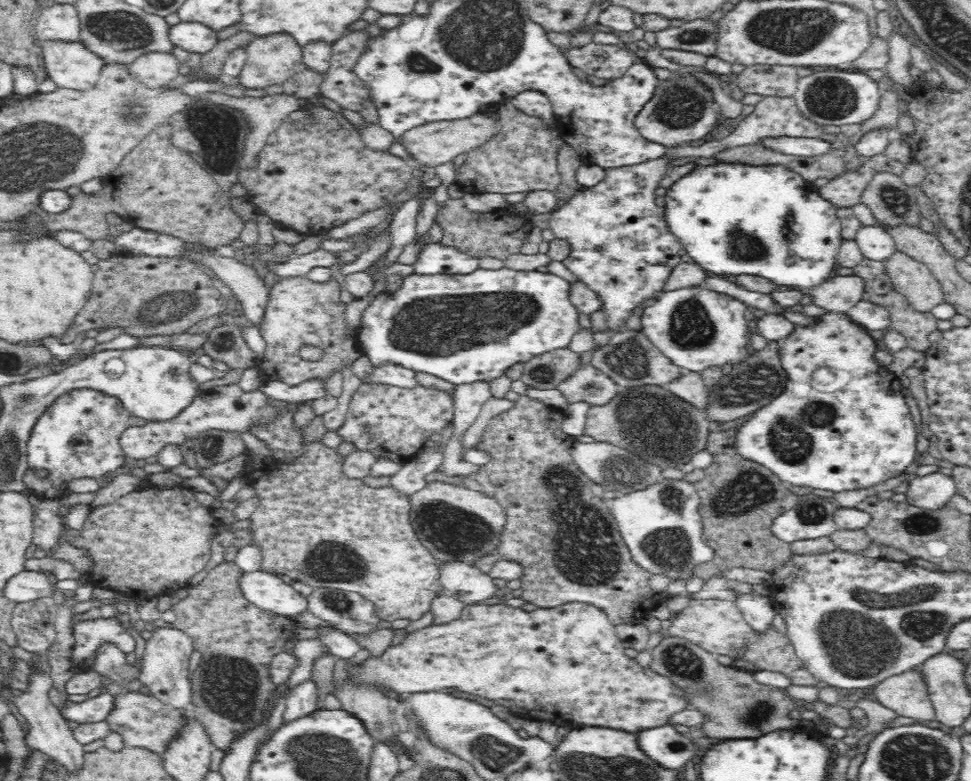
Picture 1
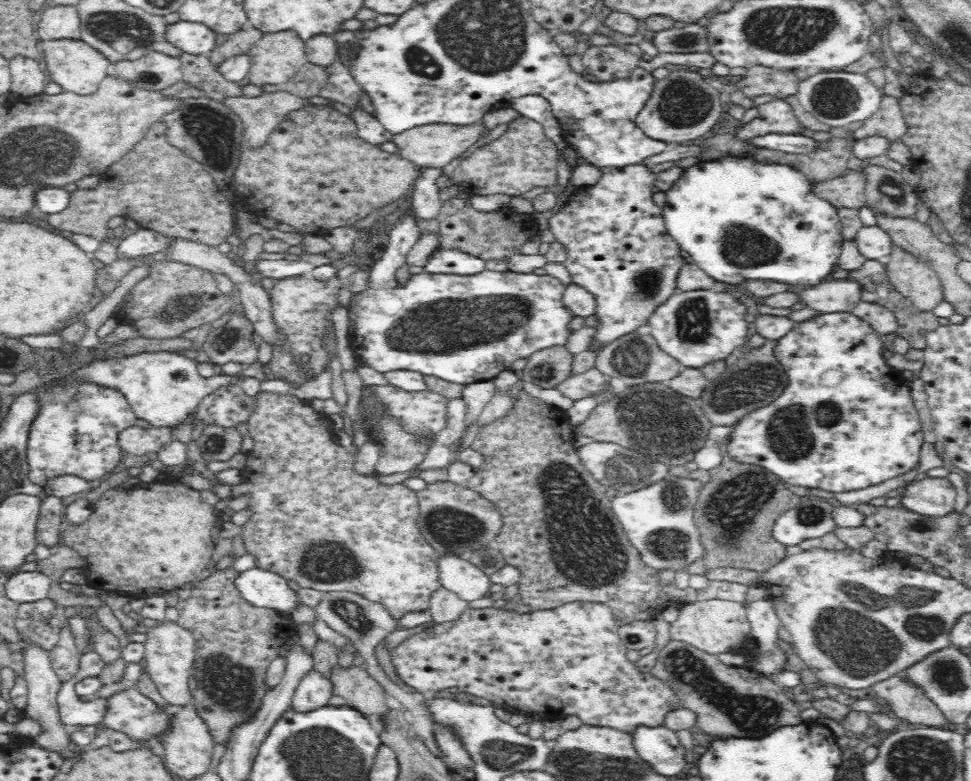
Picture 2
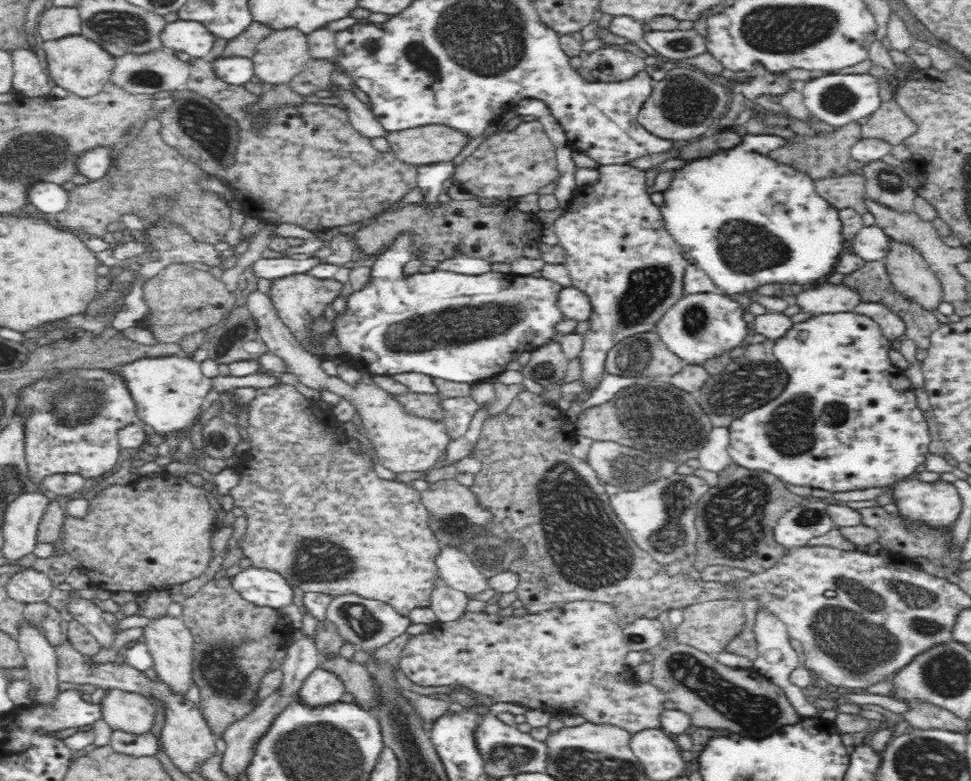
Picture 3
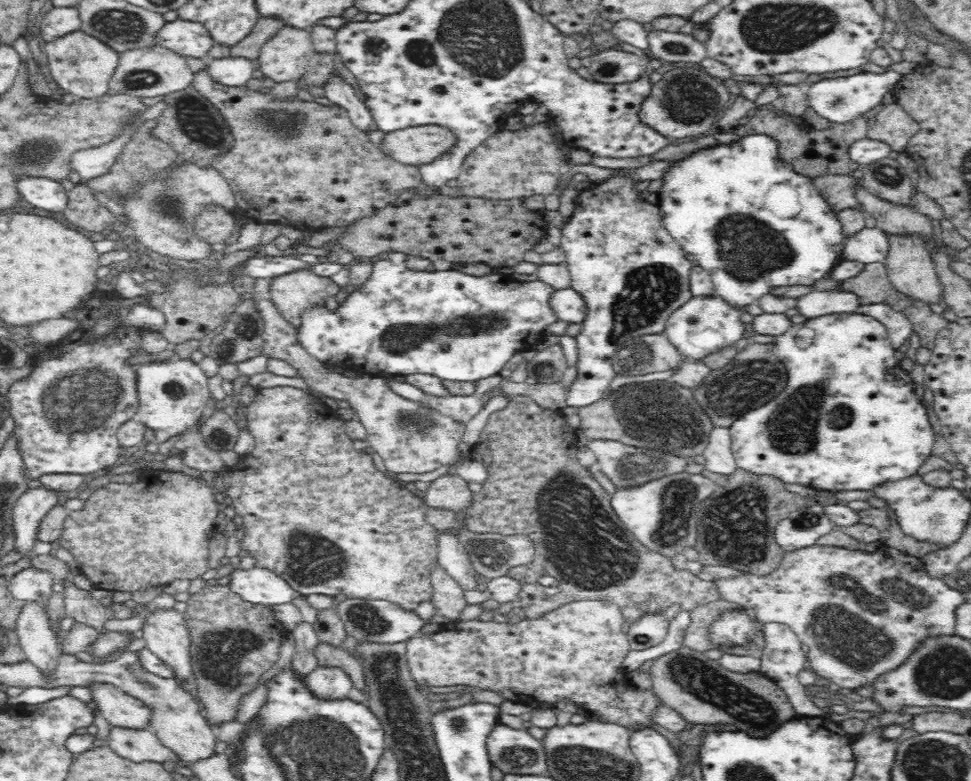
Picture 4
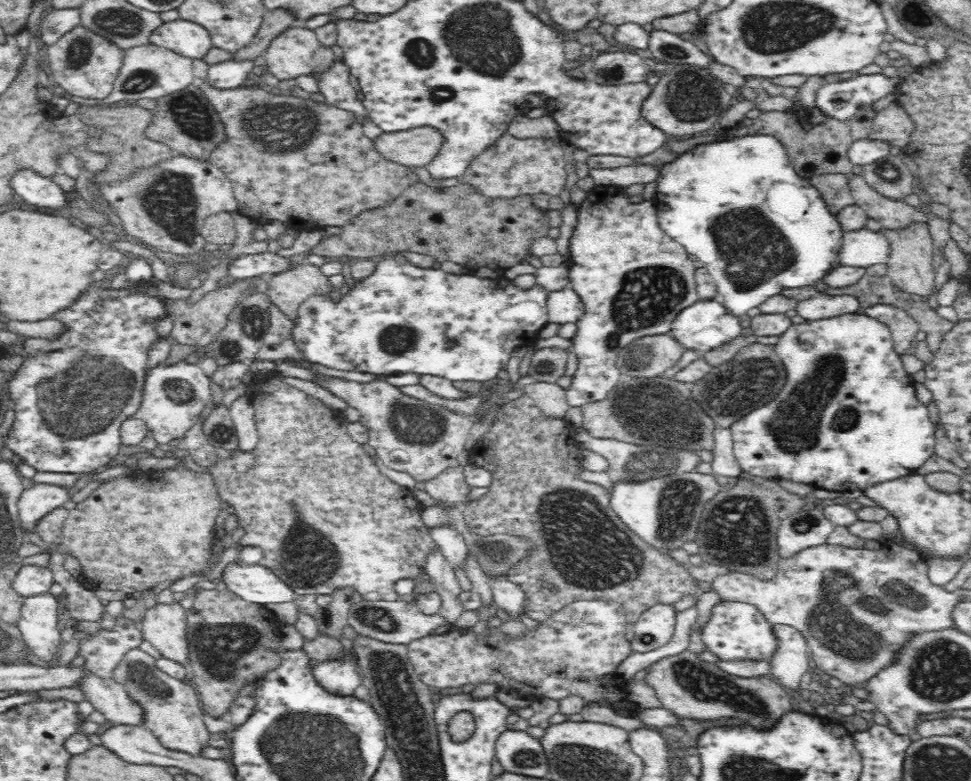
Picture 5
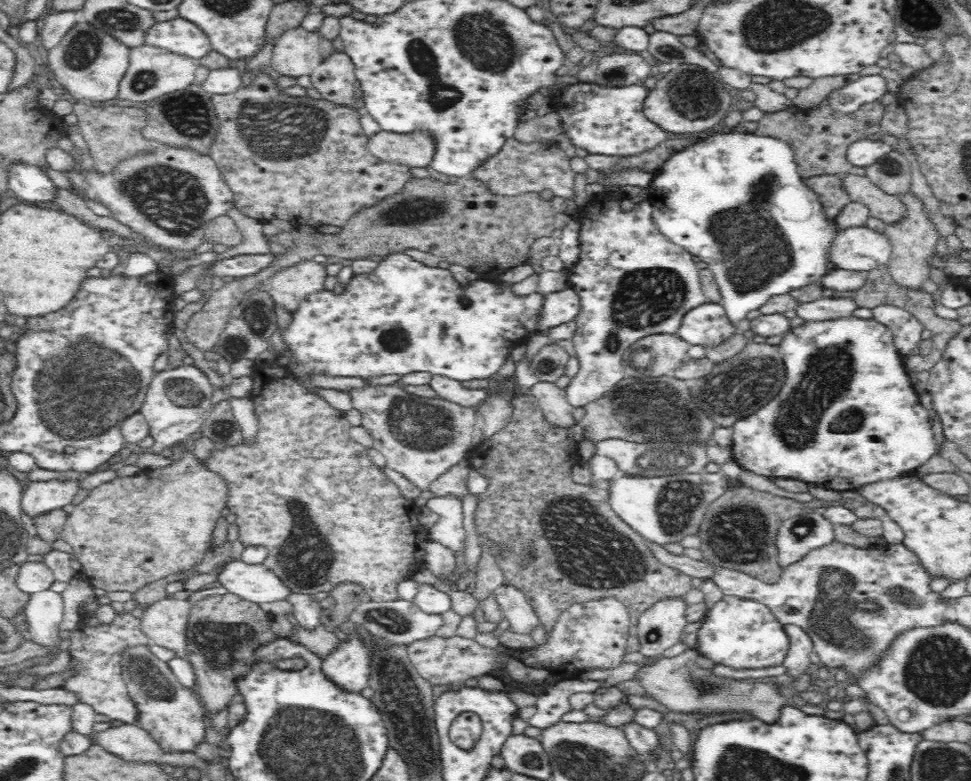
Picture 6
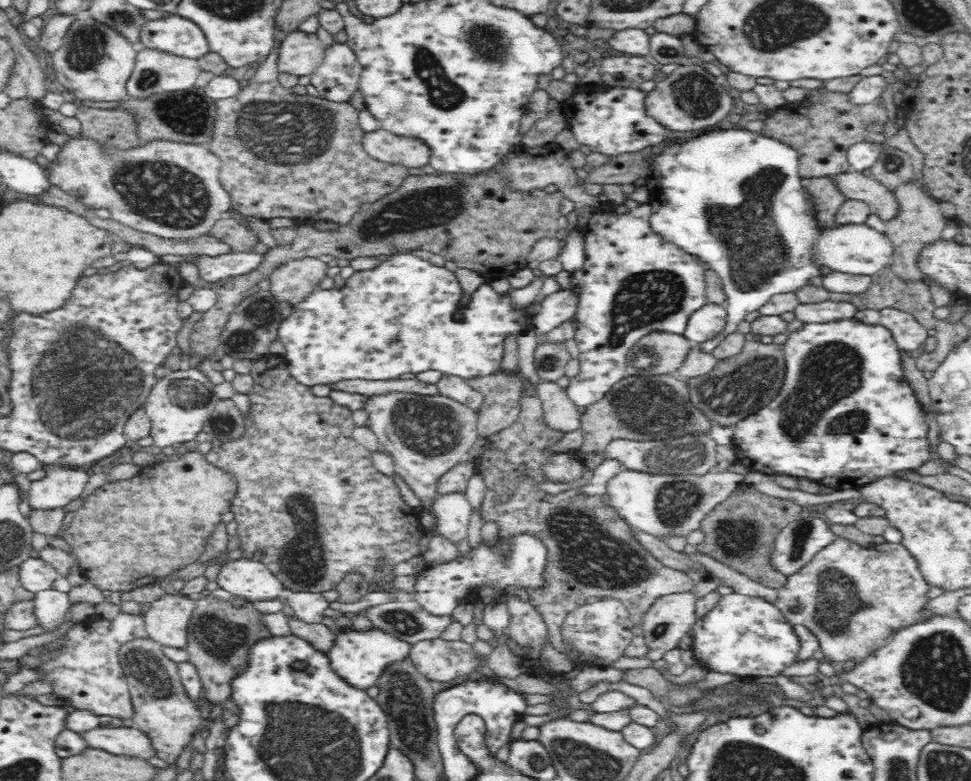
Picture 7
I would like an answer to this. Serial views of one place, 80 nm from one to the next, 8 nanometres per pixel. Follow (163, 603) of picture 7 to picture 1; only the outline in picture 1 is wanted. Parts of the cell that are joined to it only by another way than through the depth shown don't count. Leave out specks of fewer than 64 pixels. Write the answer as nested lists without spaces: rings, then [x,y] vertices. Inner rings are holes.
[[[173,626],[156,629],[146,640],[139,679],[160,702],[184,710],[191,708],[192,687],[188,660],[192,650],[189,636]]]

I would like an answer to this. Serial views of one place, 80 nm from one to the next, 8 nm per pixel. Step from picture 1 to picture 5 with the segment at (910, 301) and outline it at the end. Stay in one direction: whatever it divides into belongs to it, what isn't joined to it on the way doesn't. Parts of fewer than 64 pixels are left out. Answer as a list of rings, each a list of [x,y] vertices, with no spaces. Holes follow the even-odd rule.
[[[910,225],[902,230],[882,230],[890,245],[889,260],[887,261],[887,276],[900,292],[908,296],[920,296],[928,300],[936,292],[936,272],[932,264],[932,240],[926,225]]]

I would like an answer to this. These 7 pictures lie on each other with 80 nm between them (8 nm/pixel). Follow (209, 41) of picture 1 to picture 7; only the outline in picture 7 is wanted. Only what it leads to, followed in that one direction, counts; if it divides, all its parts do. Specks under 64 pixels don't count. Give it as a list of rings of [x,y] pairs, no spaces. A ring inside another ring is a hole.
[[[178,14],[166,20],[148,21],[141,30],[140,45],[192,59],[202,58],[210,52],[204,31]]]

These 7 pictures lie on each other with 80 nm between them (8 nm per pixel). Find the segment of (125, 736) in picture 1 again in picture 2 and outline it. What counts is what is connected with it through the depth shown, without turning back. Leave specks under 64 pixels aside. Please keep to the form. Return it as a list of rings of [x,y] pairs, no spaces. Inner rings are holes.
[[[136,687],[115,693],[108,699],[110,700],[109,709],[103,720],[103,724],[108,729],[124,733],[130,740],[142,742],[142,744],[150,742],[154,738],[162,738],[162,742],[164,742],[164,736],[170,735],[176,716],[173,707],[160,708],[156,702],[142,695]]]

